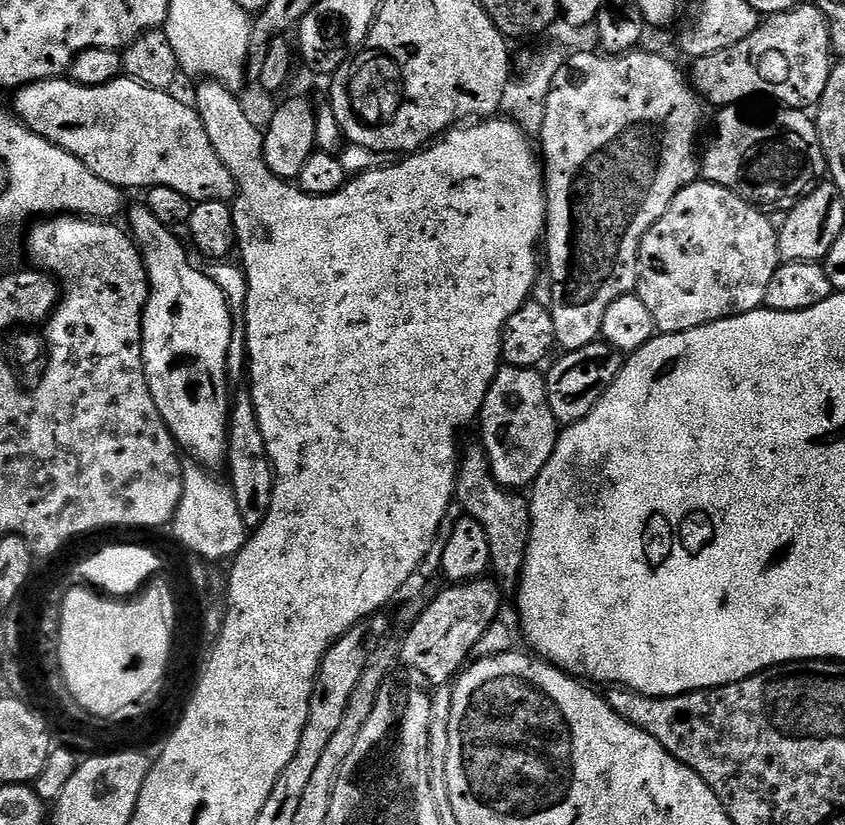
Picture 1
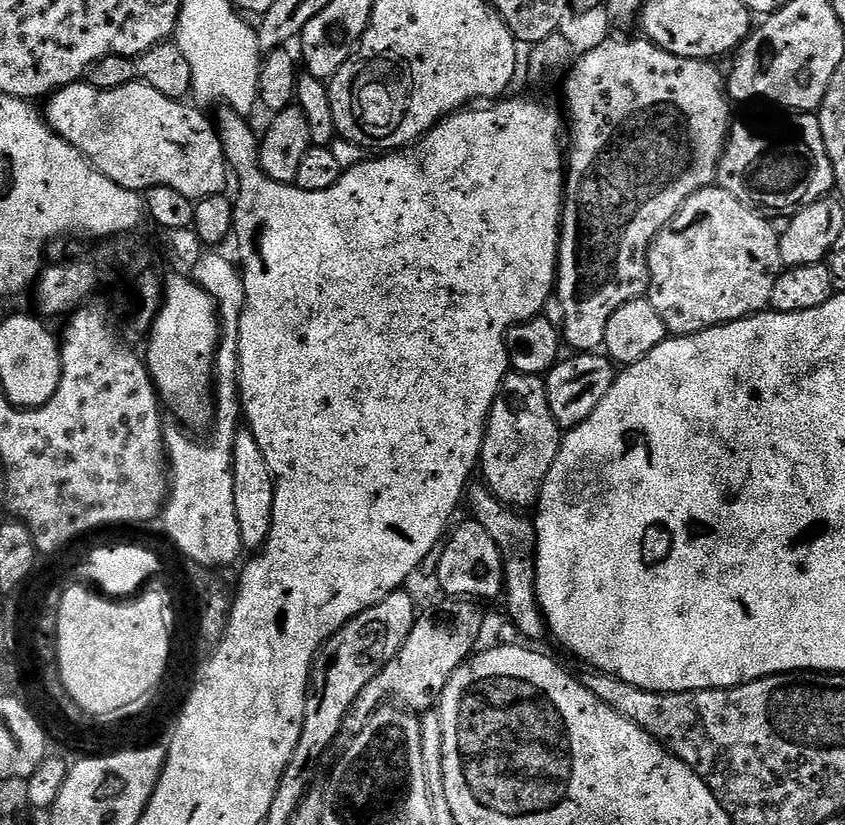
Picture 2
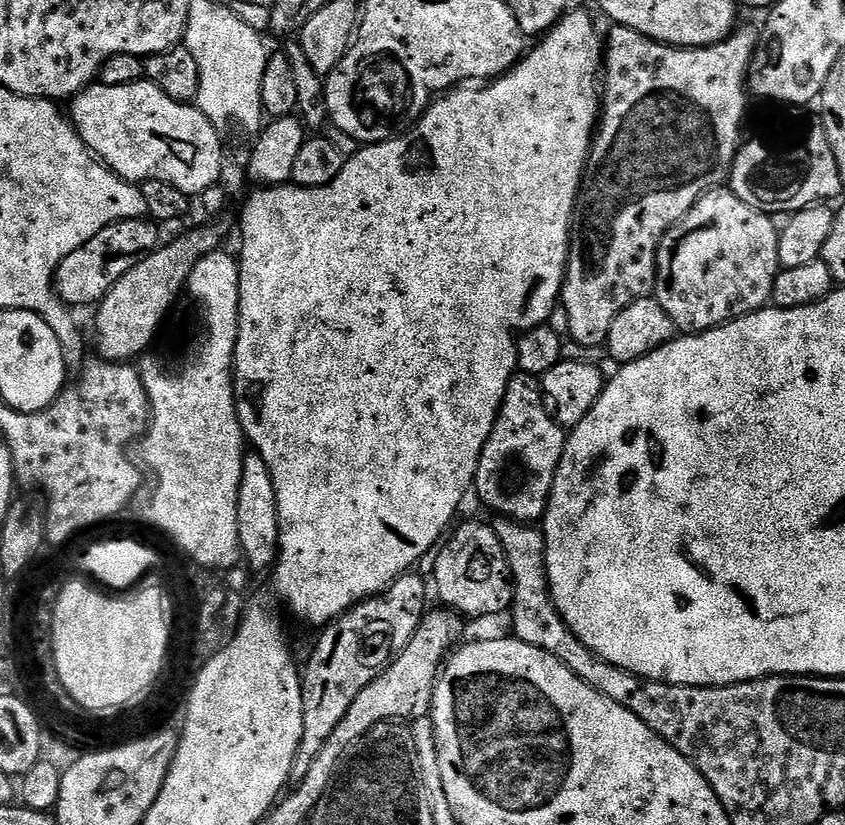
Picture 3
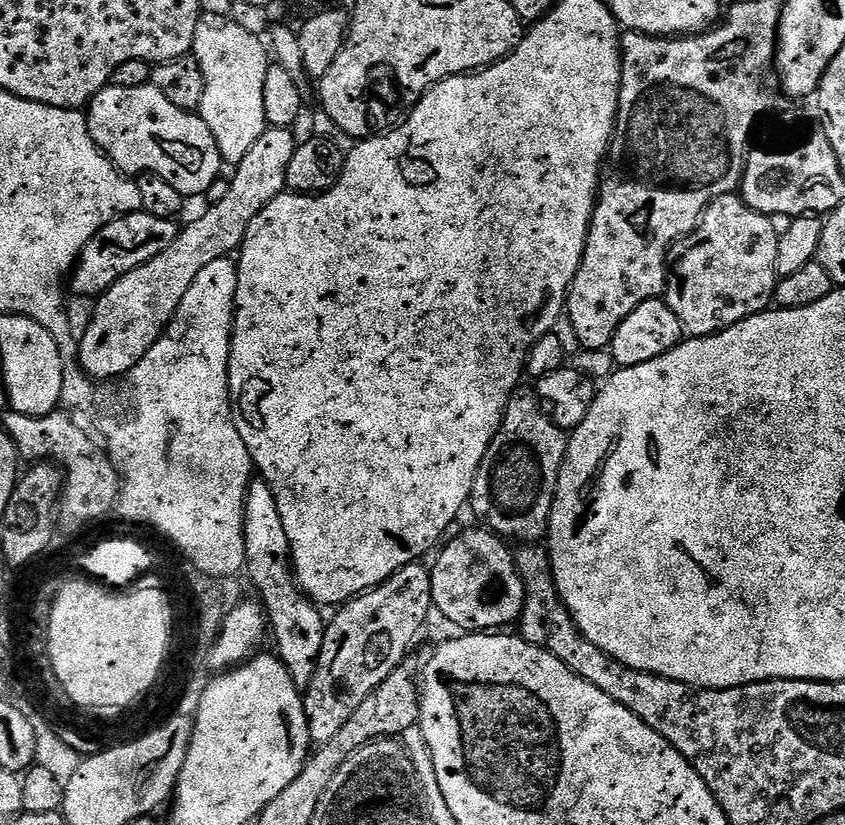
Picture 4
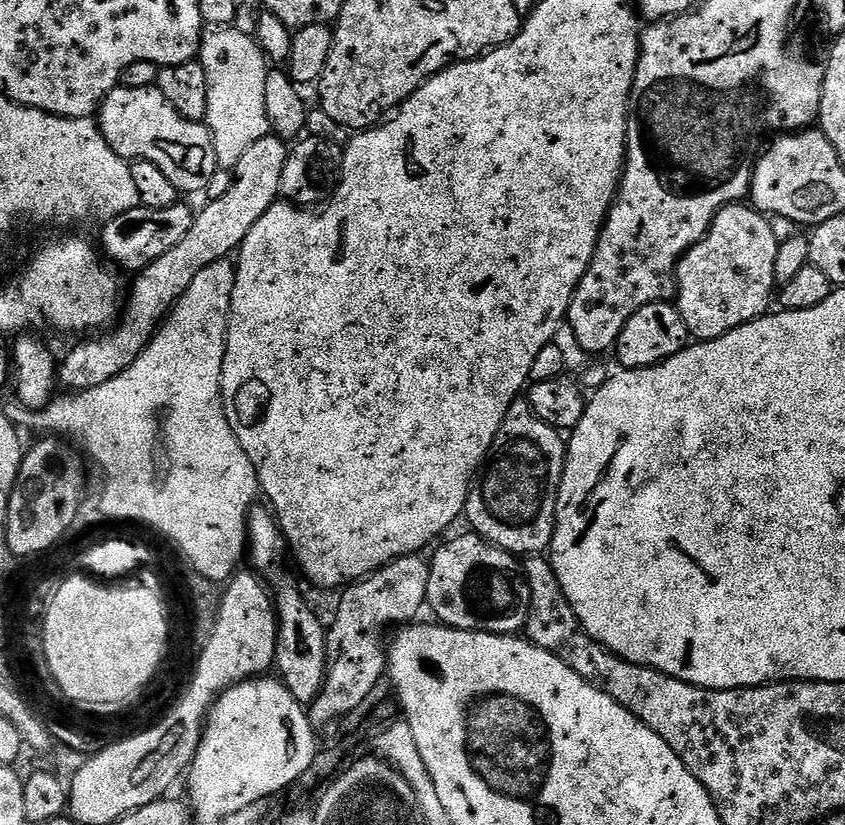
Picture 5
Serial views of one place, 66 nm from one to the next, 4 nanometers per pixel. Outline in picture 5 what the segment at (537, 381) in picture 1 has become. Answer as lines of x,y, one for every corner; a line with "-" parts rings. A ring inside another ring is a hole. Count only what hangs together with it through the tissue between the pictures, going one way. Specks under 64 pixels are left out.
527,399
515,400
506,410
506,418
468,492
466,521
472,527
469,529
517,558
547,553
556,529
556,499
565,455
565,437
542,422

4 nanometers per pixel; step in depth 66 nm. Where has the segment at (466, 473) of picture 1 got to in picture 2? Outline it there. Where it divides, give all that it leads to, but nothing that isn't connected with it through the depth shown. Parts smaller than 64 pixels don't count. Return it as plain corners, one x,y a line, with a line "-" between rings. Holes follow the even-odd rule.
476,482
467,489
467,503
472,503
471,515
494,538
504,563
504,590
502,601
508,607
507,619
520,632
521,637
528,642
540,640
549,635
548,625
536,597
536,526
528,520
523,511
517,510
511,504
504,504
492,495
492,491
483,483

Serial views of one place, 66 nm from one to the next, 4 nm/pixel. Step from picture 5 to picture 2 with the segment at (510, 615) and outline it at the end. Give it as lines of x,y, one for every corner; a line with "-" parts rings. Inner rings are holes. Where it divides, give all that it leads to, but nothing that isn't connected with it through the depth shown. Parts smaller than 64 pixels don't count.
468,518
465,524
458,524
443,541
439,553
441,556
436,564
436,576
440,579
441,586
452,598
467,598
473,602
485,602
484,600
492,600
495,596
497,599
504,590
504,563
494,538
486,534
486,530
475,518

